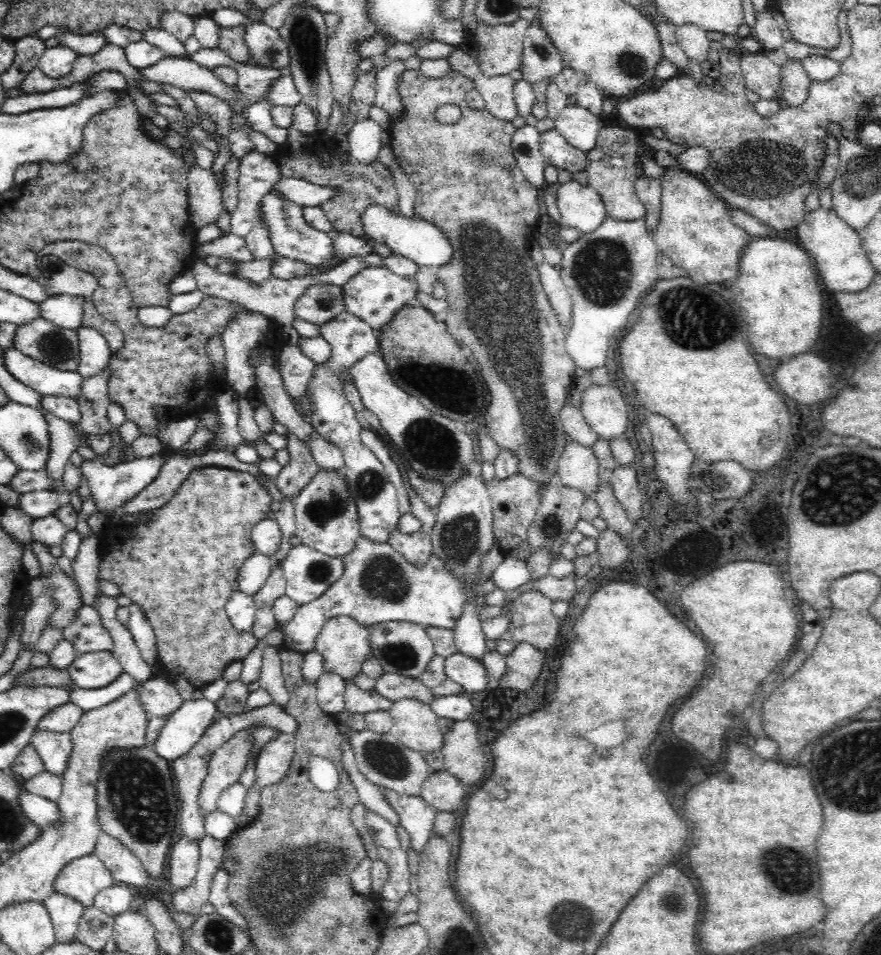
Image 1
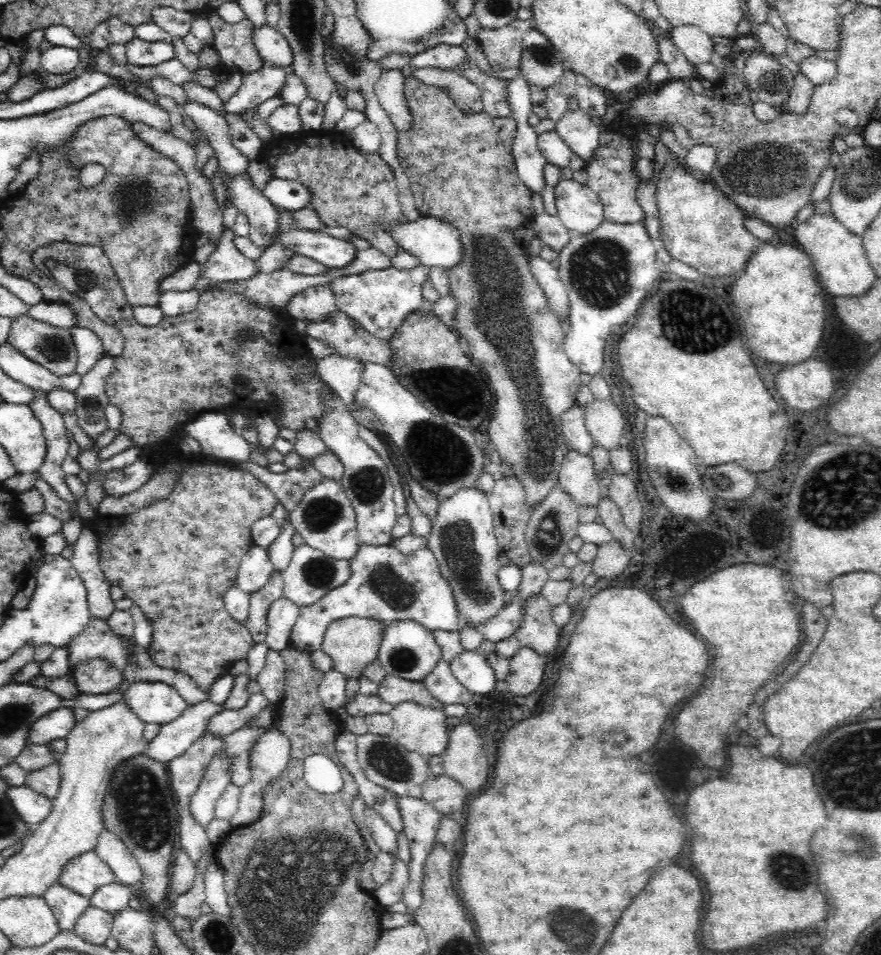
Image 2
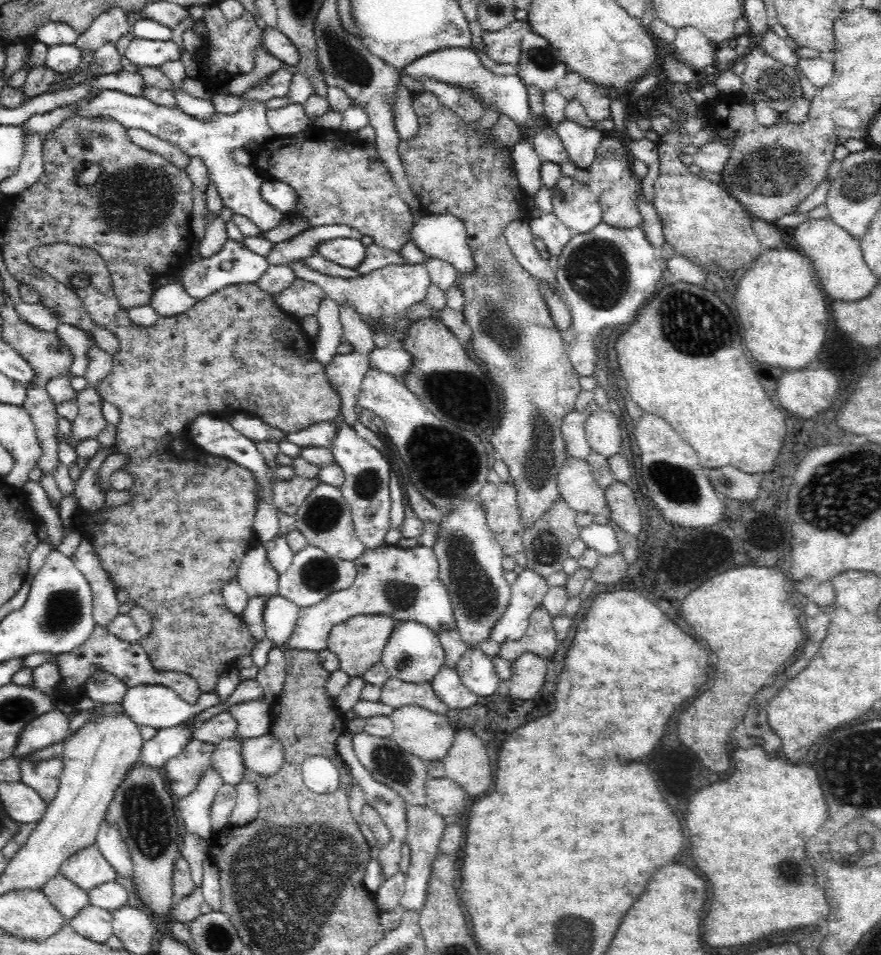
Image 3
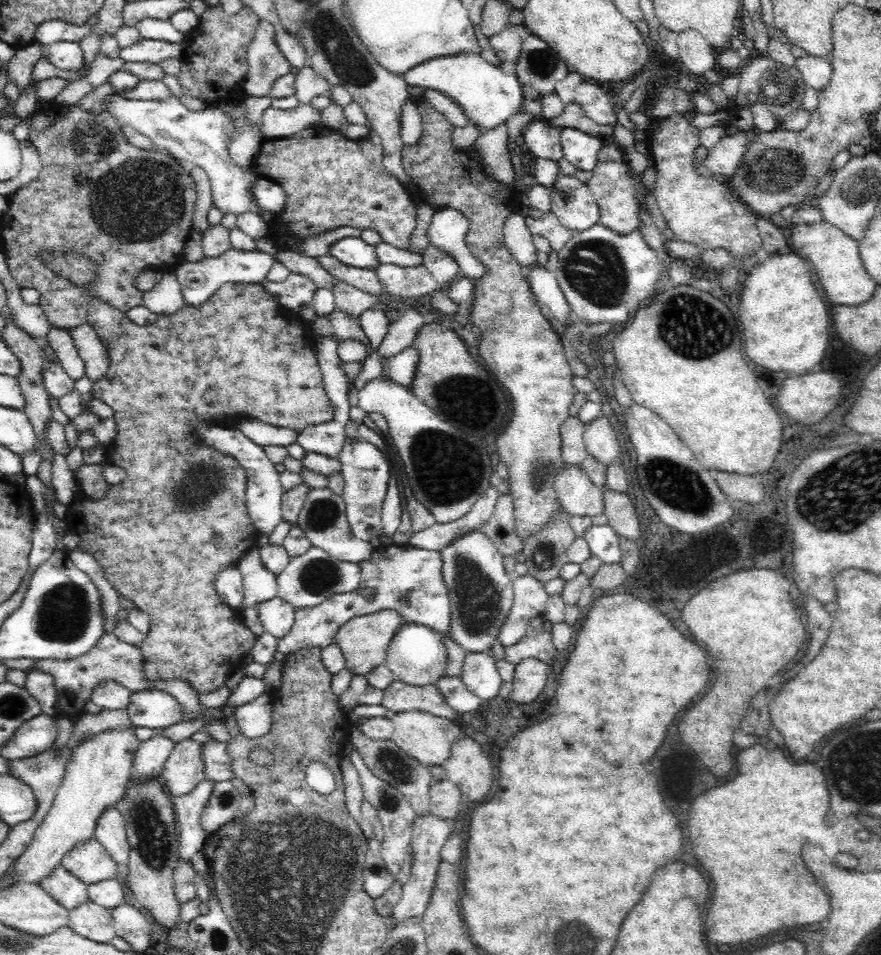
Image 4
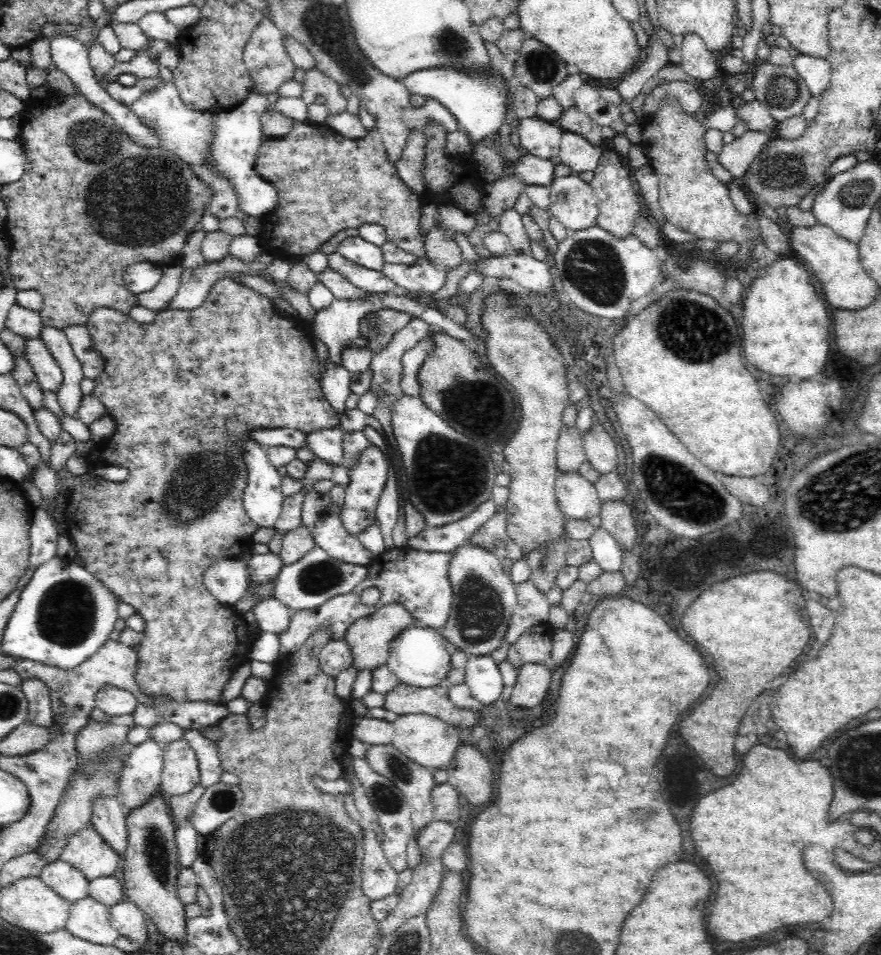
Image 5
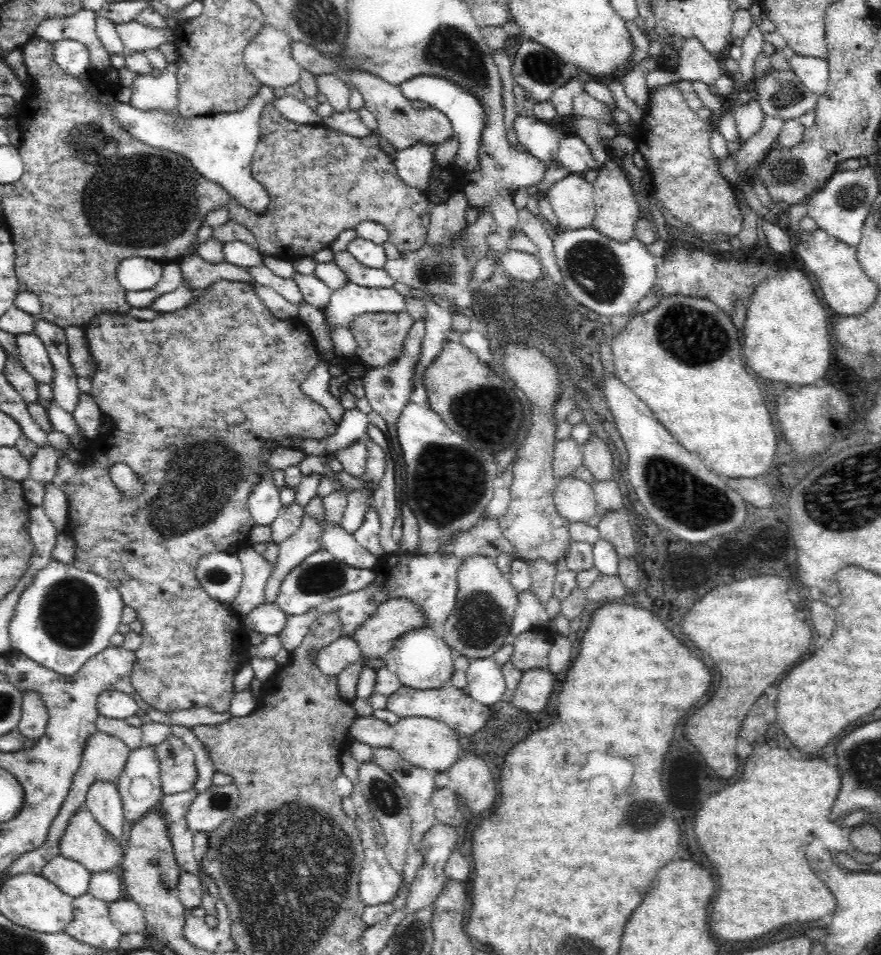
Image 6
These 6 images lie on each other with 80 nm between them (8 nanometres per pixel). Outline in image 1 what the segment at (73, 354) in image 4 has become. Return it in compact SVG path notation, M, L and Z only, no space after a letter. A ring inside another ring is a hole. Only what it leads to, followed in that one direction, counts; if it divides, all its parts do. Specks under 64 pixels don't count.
M78 328L80 362L78 371L83 378L101 373L110 362L113 352L110 351L108 341L98 331L98 328Z

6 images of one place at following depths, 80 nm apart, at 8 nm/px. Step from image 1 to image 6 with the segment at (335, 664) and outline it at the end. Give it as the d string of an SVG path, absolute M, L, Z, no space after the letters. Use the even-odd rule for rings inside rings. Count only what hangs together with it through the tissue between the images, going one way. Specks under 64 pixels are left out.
M391 597L390 600L383 601L374 610L373 616L370 616L360 627L355 629L352 639L358 643L360 649L360 660L363 666L371 659L383 659L390 652L395 640L409 631L429 626L425 620L425 613L405 597Z

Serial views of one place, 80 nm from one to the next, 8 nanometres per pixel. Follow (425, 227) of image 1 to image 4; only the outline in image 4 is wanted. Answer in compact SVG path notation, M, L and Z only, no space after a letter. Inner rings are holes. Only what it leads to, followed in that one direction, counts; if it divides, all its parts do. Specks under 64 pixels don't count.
M438 209L426 228L426 244L432 245L458 263L459 273L472 280L480 280L486 267L468 247L468 219L454 209Z

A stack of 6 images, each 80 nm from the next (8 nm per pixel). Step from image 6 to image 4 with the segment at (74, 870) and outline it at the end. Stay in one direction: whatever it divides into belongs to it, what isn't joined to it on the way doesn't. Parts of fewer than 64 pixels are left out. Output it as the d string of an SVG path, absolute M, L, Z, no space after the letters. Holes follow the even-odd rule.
M62 865L57 866L40 885L68 911L68 914L89 900L87 886Z

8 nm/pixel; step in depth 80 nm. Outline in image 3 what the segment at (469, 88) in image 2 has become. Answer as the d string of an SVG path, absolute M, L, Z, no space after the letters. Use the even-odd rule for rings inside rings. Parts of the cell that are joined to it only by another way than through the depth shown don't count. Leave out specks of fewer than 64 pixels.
M423 77L421 82L426 91L435 94L443 106L457 114L464 122L475 122L484 114L485 107L477 92L472 93L470 89L462 89L428 77Z

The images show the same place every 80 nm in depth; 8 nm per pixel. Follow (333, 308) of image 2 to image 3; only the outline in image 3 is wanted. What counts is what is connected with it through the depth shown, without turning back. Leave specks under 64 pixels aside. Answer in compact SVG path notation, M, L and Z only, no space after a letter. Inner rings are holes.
M296 279L290 288L273 297L276 304L286 313L297 318L315 316L320 310L321 302L328 299L321 287L312 282Z

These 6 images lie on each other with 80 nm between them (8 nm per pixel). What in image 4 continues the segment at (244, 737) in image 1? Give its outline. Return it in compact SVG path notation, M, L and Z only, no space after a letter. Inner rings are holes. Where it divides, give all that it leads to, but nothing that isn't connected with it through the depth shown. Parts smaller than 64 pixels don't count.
M204 778L188 794L172 798L179 834L179 858L186 862L190 862L196 852L201 852L209 835L202 826L201 816L215 784Z

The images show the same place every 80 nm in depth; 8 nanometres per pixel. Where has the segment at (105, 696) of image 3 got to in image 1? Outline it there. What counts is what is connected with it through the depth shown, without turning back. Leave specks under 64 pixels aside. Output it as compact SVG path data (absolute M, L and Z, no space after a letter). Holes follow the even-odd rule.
M106 650L77 654L68 666L72 684L80 688L100 688L114 682L123 668L112 652Z

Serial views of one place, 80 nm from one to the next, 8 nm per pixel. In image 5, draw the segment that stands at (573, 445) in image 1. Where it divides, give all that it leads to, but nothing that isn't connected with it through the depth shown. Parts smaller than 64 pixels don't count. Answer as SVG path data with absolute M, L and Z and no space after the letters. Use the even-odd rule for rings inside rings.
M578 471L559 473L555 496L566 519L589 521L600 514L602 502L596 488Z

